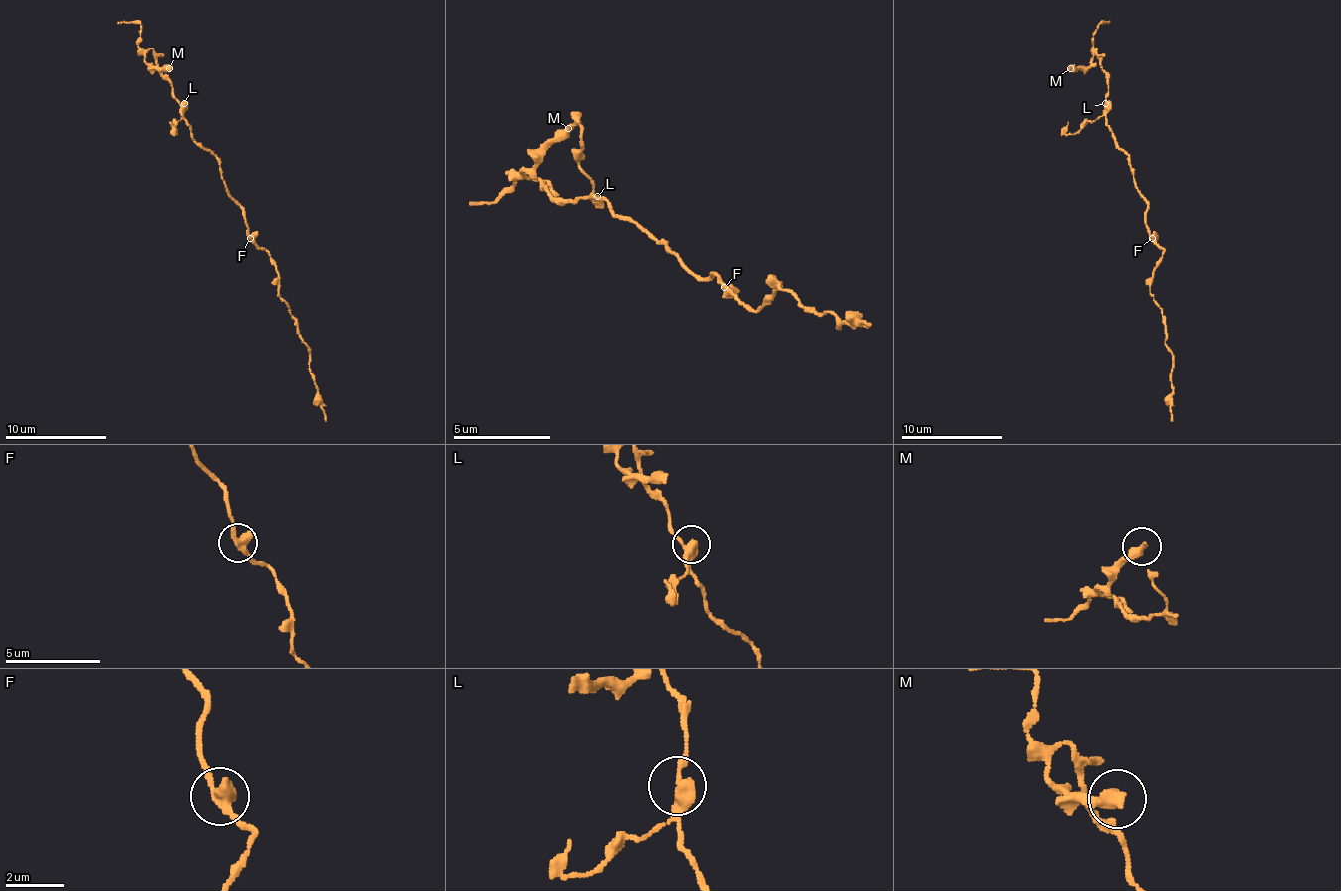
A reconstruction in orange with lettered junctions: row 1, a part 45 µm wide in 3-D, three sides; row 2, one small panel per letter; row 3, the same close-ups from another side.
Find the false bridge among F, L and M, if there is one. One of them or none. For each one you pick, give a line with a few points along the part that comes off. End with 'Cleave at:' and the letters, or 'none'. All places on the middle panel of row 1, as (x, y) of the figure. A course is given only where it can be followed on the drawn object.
Cleave at: none

